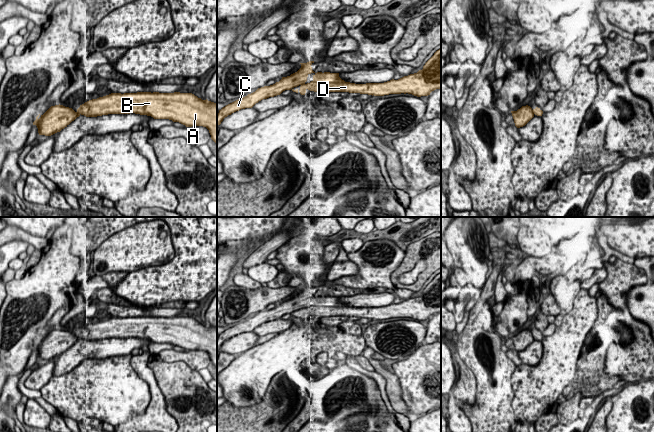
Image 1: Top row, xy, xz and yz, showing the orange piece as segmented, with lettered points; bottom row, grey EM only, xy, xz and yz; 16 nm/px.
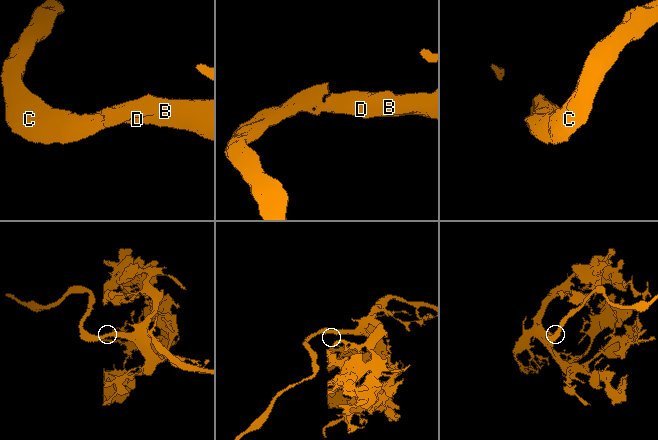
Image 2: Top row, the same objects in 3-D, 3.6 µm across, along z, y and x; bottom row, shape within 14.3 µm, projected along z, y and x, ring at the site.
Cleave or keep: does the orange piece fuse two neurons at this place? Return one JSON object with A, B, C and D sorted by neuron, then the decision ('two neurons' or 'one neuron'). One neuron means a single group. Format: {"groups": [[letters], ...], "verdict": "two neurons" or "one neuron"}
{"groups": [["A", "B", "C", "D"]], "verdict": "one neuron"}

